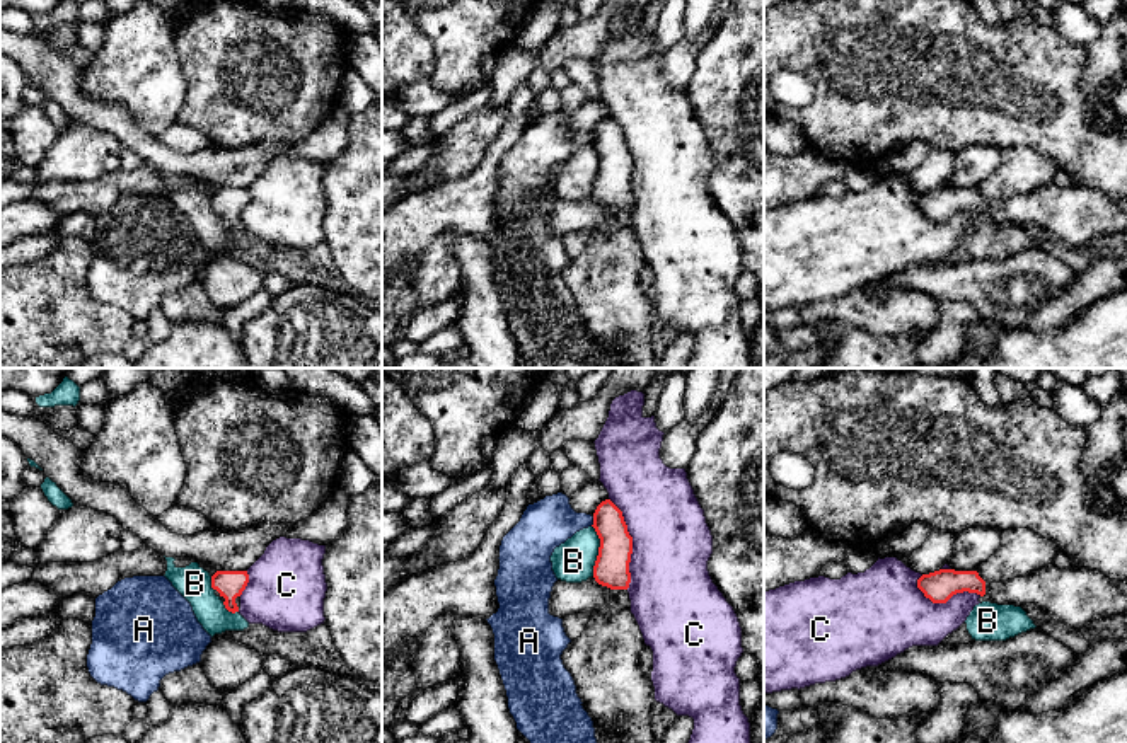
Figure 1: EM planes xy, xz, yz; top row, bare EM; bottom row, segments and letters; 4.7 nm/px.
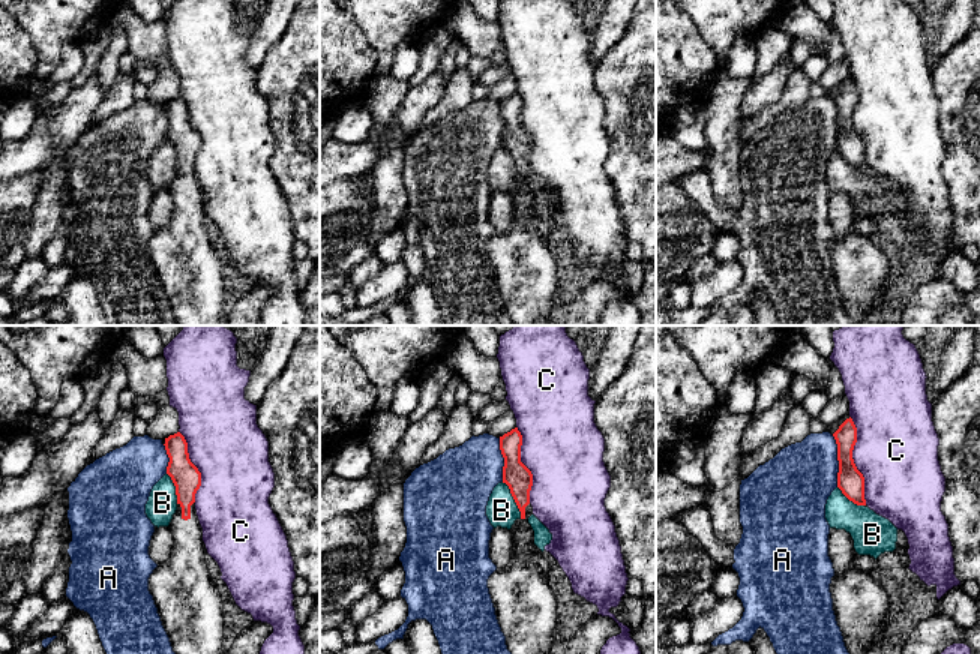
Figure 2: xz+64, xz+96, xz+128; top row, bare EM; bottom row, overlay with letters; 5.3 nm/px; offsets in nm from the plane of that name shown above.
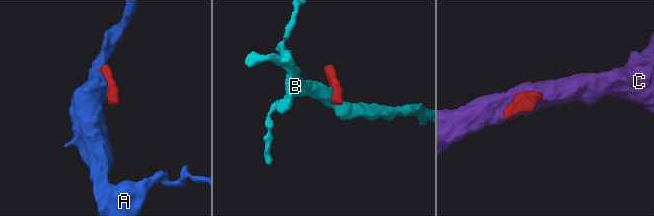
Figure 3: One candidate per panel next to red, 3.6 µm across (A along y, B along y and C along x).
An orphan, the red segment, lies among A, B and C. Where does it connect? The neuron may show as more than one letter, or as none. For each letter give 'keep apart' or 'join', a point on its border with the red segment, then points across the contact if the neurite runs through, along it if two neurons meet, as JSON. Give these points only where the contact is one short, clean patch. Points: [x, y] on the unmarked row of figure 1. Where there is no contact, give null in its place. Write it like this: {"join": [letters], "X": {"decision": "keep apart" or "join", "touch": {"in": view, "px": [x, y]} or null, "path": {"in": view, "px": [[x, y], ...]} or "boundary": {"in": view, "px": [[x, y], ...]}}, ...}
{"join": [], "A": {"decision": "keep apart", "touch": {"in": "xz", "px": [594, 140]}}, "B": {"decision": "keep apart", "touch": {"in": "xz", "px": [599, 169]}, "boundary": {"in": "xz", "px": [[592, 143], [599, 157], [594, 193]]}}, "C": {"decision": "keep apart", "touch": {"in": "xz", "px": [631, 162]}}}

